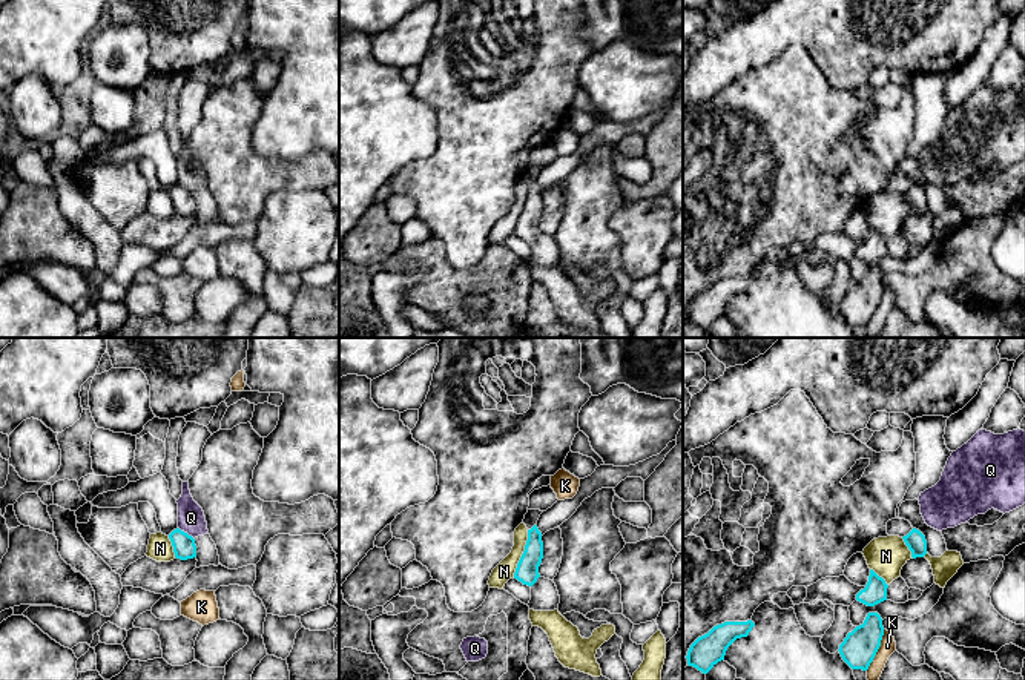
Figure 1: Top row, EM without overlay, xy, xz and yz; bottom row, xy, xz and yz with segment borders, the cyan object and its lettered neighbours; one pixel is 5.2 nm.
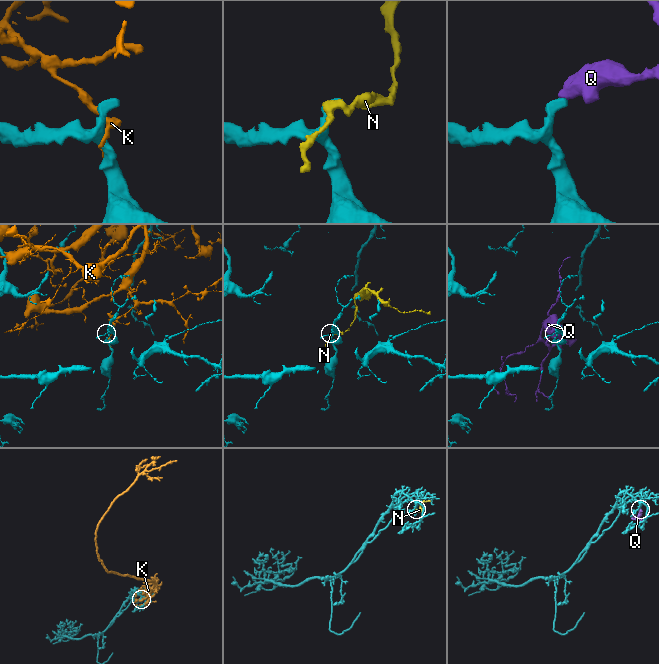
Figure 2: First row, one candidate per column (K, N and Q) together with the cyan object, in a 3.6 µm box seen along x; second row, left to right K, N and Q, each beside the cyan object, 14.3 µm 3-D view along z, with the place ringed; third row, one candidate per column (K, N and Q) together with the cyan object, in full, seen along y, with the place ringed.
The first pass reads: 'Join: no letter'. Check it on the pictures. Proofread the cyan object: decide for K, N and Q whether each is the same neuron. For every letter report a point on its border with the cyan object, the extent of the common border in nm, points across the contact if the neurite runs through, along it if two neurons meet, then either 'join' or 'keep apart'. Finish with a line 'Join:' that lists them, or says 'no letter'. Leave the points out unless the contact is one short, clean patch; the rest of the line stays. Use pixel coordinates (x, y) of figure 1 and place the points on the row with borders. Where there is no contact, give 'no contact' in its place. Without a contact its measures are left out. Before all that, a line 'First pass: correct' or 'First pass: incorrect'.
First pass: correct
K: contact yz (878, 648); length 240 nm; keep apart
N: contact xz (524, 553); length 260 nm; keep apart
Q: contact xy (186, 533); length 110 nm; border xy (178, 527), (194, 539); keep apart
Join: no letter

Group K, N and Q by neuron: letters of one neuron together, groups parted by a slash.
K / N / Q

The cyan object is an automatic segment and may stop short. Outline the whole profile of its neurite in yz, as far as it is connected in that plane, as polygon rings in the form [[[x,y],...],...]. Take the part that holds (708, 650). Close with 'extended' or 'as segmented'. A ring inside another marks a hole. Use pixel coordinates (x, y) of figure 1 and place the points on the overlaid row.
[[[724,622],[698,637],[687,651],[687,665],[707,674],[718,662],[724,660],[727,648],[741,637],[747,637],[755,623]]]; as segmented

